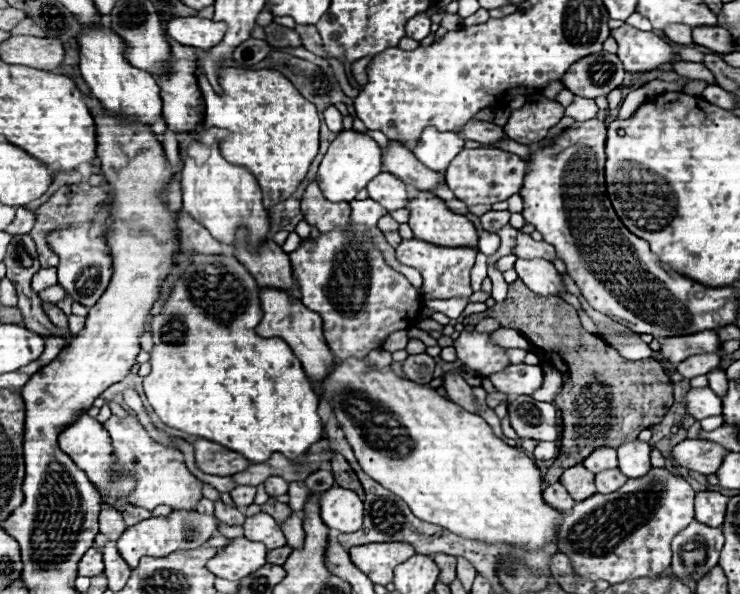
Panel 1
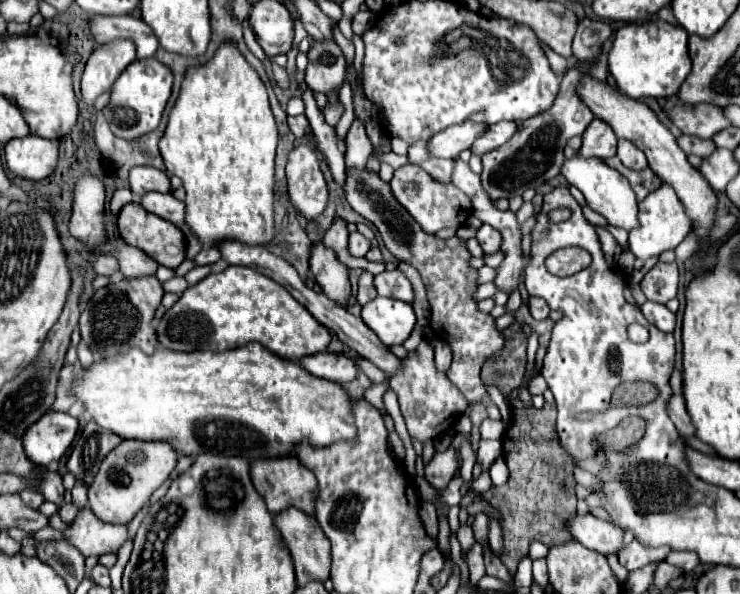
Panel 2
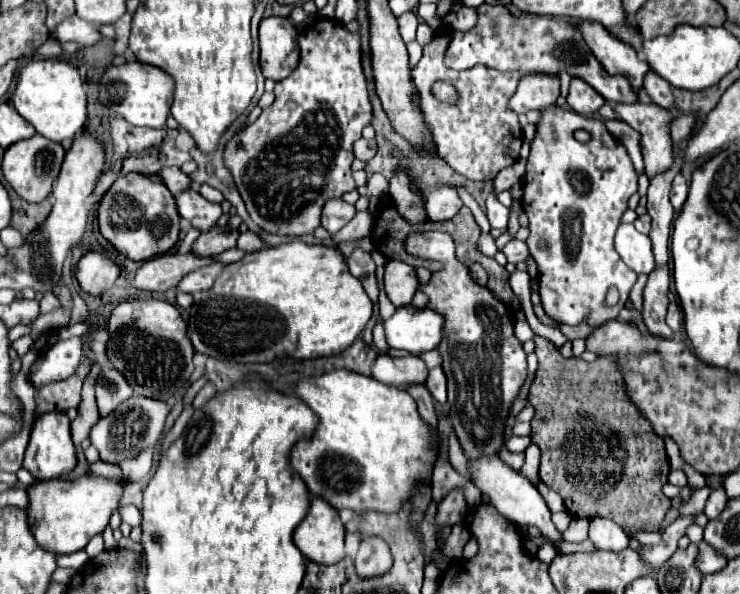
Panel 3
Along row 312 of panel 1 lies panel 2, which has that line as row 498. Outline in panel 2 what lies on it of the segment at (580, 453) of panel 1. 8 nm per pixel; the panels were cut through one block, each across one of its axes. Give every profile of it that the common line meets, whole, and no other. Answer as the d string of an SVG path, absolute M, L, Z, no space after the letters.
M518 398L512 402L512 420L510 426L502 438L504 448L504 460L510 468L510 480L504 486L492 486L488 492L482 492L480 496L488 502L492 502L500 514L502 514L502 532L504 532L504 552L502 562L508 566L510 574L516 572L518 560L528 554L528 544L532 540L540 540L546 546L558 546L572 540L570 534L570 520L576 516L576 480L574 480L574 468L576 462L558 444L556 436L556 406L544 404L544 408L534 408L522 404Z

